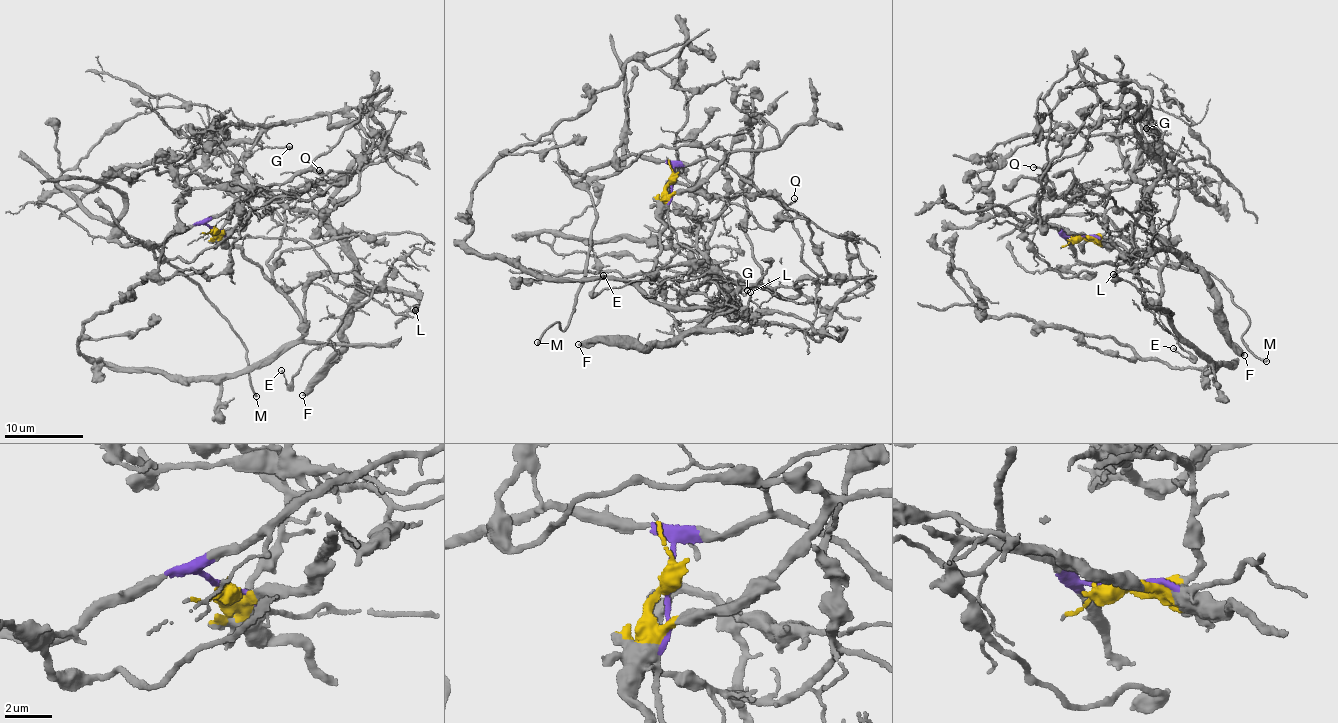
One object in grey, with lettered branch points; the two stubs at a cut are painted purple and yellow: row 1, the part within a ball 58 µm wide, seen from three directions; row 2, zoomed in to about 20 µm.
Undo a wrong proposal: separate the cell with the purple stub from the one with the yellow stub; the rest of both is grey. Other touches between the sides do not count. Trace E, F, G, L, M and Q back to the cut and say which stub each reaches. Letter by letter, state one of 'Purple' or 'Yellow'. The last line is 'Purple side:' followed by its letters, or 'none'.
E: Yellow
F: Yellow
G: Yellow
L: Yellow
M: Purple
Q: Purple
Purple side: M, Q

